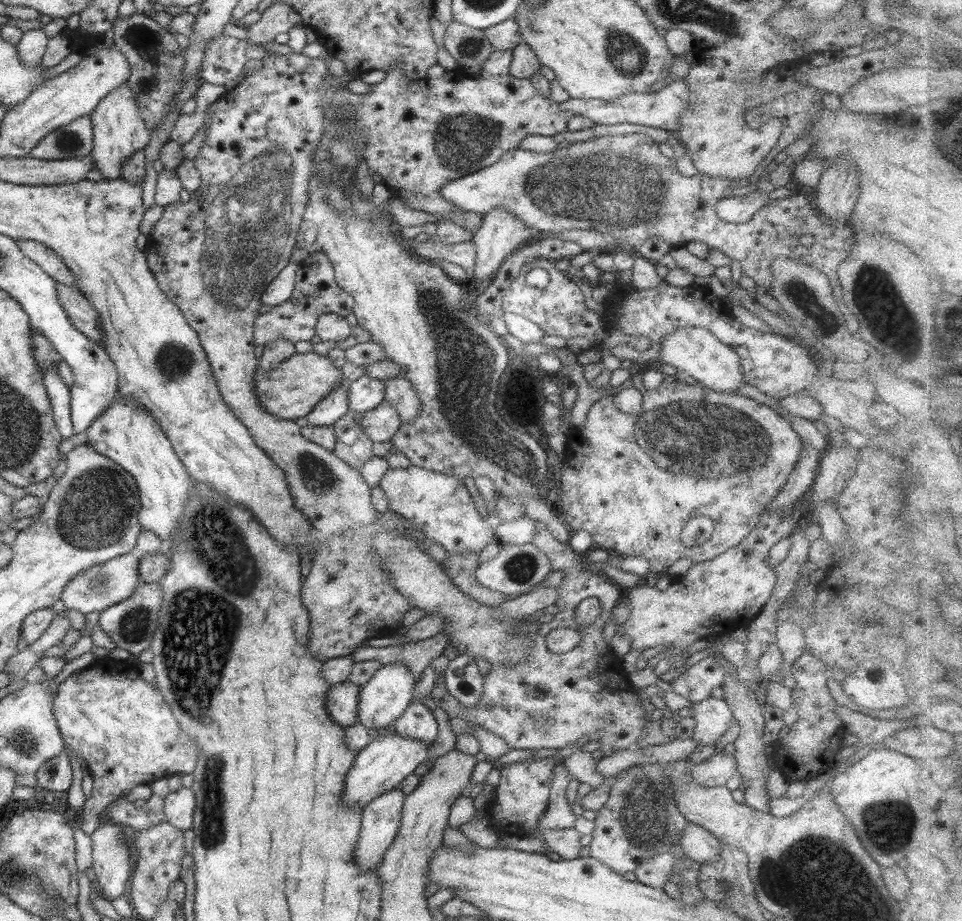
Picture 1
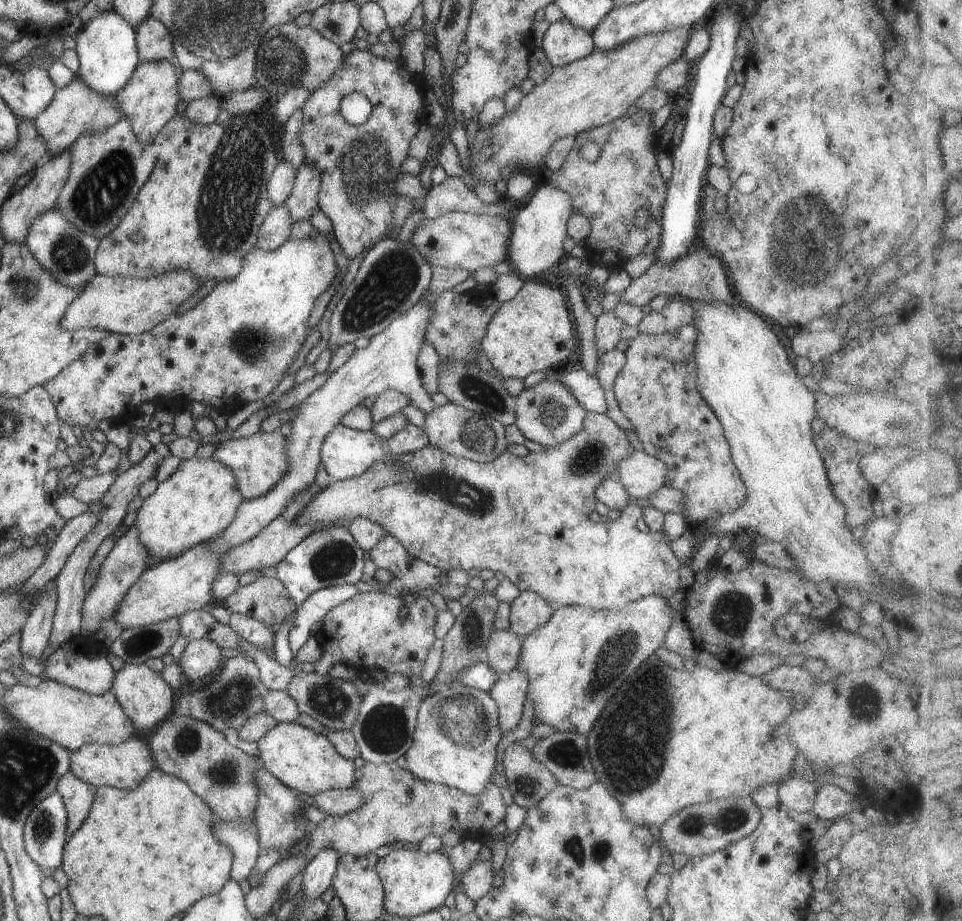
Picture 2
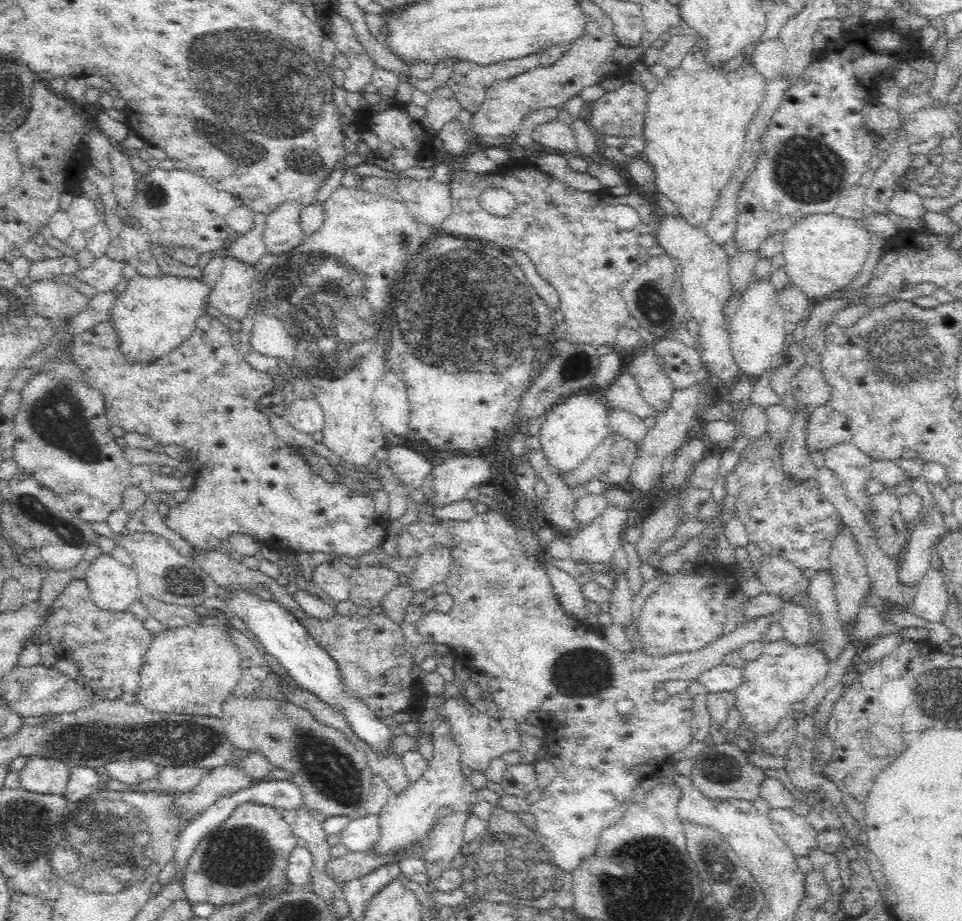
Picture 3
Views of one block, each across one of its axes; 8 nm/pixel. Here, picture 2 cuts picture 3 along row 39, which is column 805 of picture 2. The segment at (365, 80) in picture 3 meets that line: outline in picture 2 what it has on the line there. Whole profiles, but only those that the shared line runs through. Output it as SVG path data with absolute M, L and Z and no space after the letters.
M834 329L799 333L791 340L792 352L796 358L806 358L812 364L823 361L827 356L841 350L844 337Z

